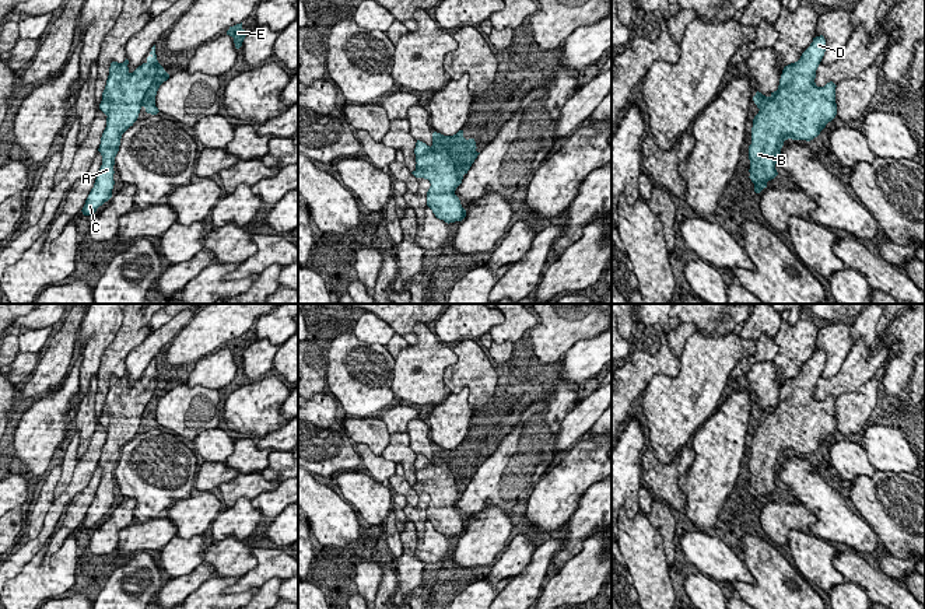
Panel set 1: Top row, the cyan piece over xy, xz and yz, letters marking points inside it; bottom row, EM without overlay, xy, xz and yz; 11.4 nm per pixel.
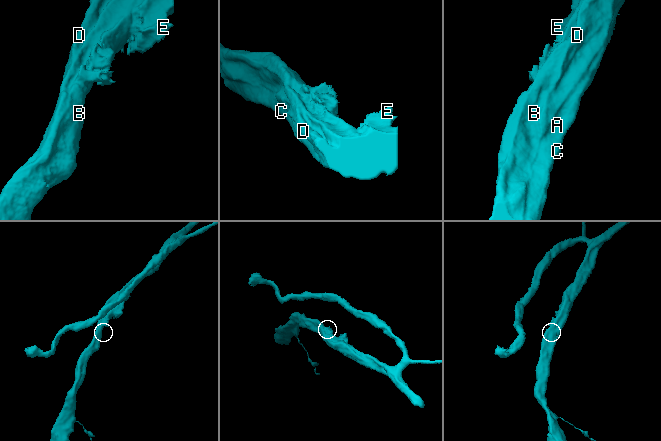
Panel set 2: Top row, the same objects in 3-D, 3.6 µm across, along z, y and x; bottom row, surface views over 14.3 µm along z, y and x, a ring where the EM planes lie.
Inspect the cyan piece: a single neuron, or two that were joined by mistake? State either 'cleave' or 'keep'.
keep

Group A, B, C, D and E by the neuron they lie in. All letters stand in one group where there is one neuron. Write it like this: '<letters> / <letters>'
A B C D E

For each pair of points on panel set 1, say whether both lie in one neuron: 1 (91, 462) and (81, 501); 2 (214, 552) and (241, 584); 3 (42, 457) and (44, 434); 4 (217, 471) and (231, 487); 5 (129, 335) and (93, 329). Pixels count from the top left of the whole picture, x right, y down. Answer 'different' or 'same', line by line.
1: different
2: different
3: same
4: different
5: different

